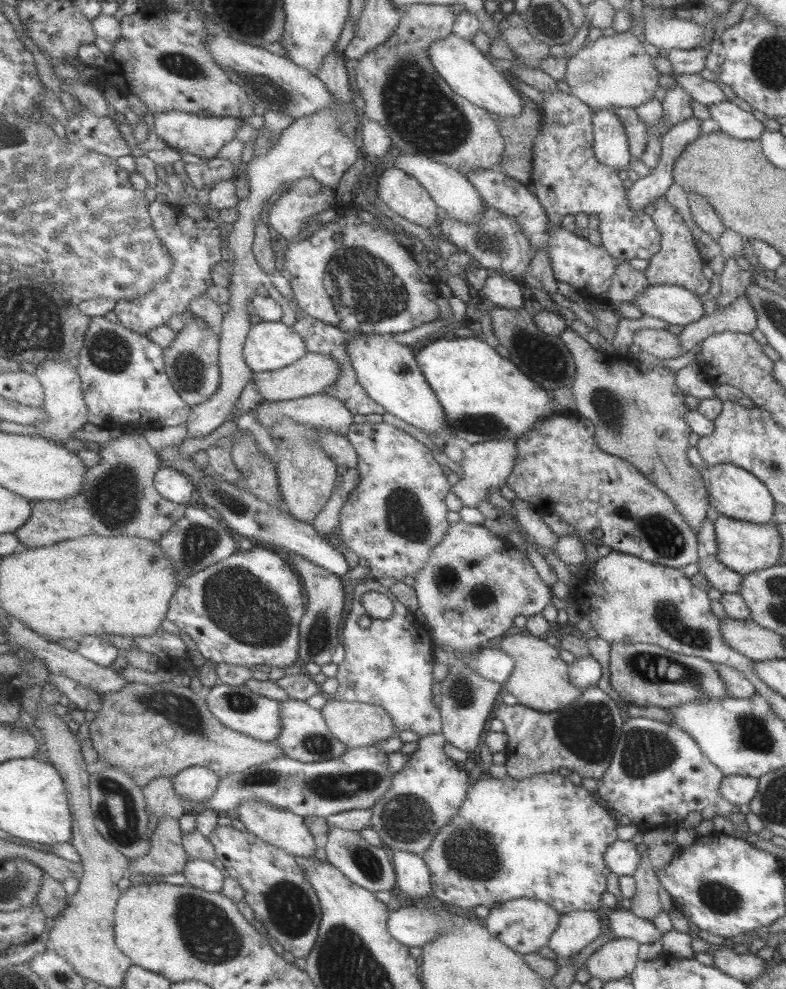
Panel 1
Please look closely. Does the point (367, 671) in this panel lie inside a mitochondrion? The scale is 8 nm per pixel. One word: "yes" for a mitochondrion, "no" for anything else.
no

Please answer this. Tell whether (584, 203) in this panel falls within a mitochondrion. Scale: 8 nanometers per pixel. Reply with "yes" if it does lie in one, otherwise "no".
no

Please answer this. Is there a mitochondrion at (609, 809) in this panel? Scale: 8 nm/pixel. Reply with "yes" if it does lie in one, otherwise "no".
no

